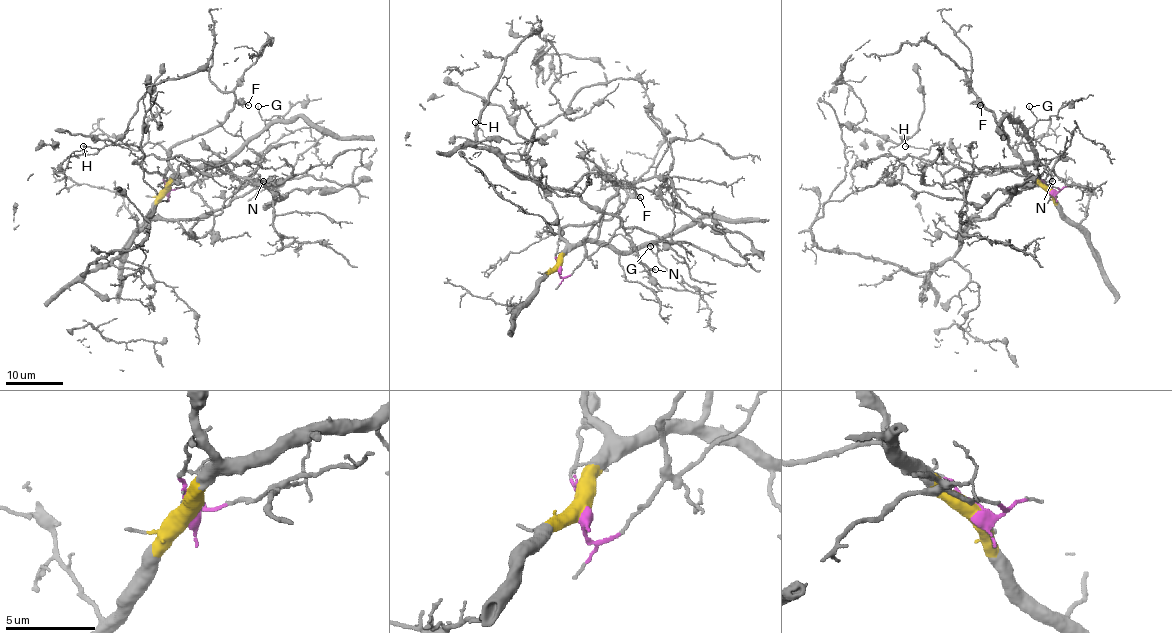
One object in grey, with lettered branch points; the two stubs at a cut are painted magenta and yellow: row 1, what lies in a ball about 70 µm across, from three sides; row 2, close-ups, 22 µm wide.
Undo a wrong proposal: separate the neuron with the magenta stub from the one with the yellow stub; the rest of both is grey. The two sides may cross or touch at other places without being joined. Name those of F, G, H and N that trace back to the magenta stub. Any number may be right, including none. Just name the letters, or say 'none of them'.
N

